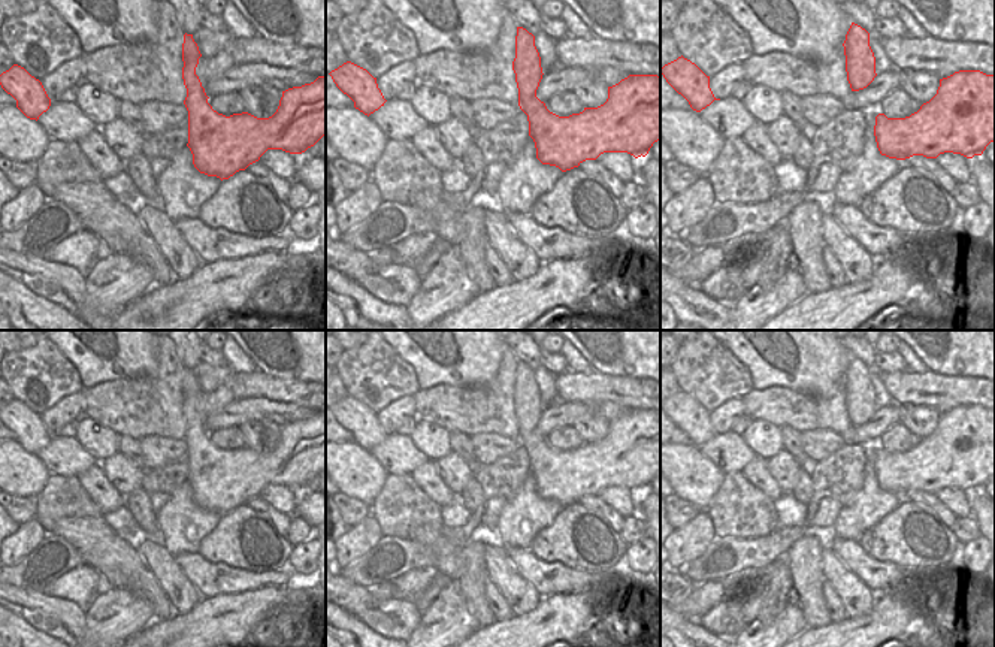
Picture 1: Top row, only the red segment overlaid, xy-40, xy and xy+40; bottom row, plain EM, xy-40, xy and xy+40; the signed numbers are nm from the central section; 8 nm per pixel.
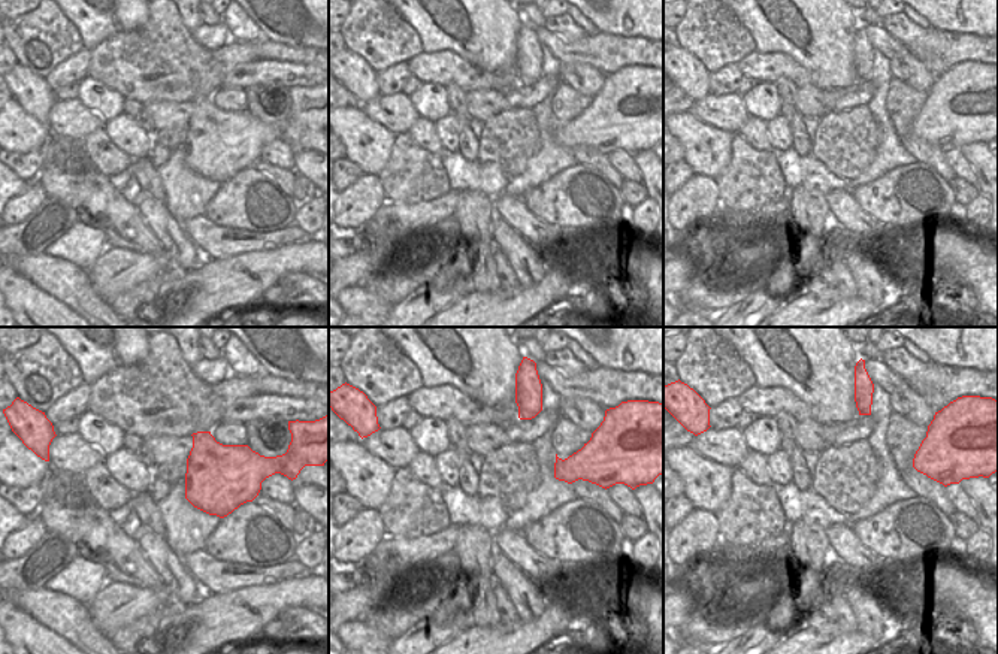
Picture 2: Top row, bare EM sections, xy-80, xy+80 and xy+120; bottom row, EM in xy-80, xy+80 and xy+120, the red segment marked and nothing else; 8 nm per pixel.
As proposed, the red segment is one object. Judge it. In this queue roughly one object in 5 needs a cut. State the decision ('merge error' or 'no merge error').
no merge error

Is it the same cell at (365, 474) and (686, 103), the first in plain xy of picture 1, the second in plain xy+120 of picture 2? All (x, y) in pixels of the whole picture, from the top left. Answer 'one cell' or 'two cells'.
two cells

